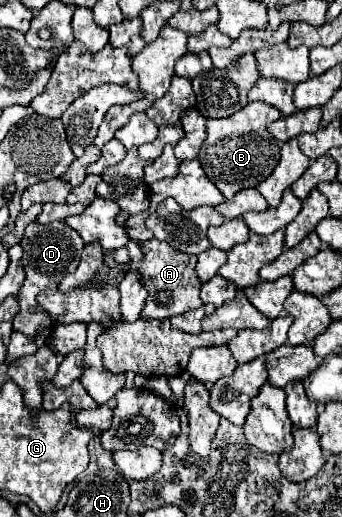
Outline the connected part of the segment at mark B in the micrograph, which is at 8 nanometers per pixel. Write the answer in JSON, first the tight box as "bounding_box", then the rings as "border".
{"bounding_box":[198,103,280,199],"border":[[[248,103],[244,109],[226,119],[210,119],[208,121],[208,137],[200,147],[198,159],[208,179],[222,191],[226,199],[232,199],[238,191],[248,187],[258,187],[280,159],[280,143],[268,133],[268,123],[276,121],[280,111],[266,103]]]}

